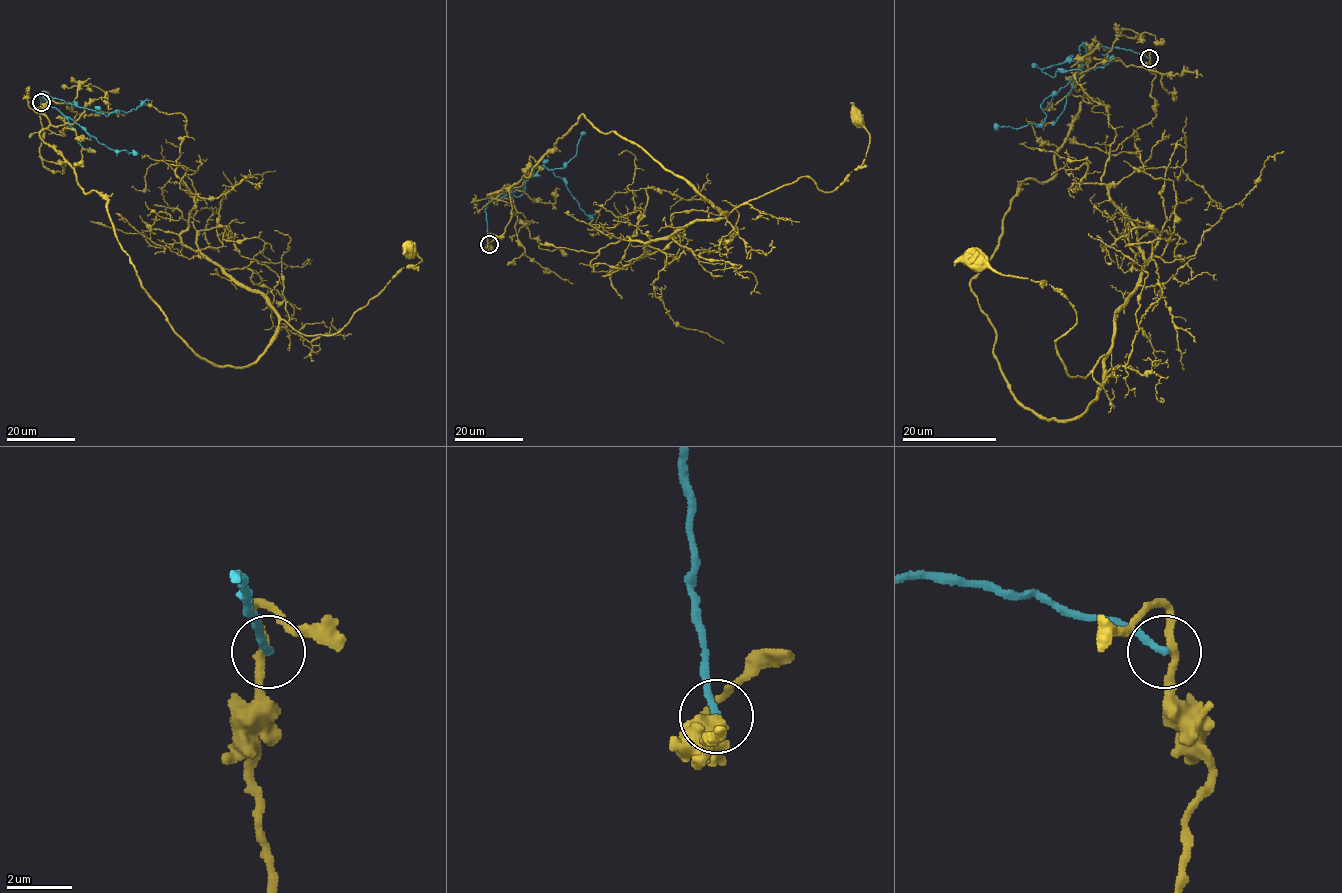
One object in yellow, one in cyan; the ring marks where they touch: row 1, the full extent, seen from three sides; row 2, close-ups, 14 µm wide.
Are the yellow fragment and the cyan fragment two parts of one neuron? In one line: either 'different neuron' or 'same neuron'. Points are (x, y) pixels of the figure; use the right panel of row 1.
different neuron

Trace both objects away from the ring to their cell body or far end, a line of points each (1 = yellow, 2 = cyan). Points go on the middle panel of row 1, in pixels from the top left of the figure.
1: (489, 245), (511, 217), (509, 191), (581, 114), (729, 212), (801, 177), (832, 192), (866, 156), (857, 119)
2: (489, 244), (488, 201), (497, 193), (520, 196), (525, 180), (543, 167), (562, 179), (587, 215), (599, 211)

